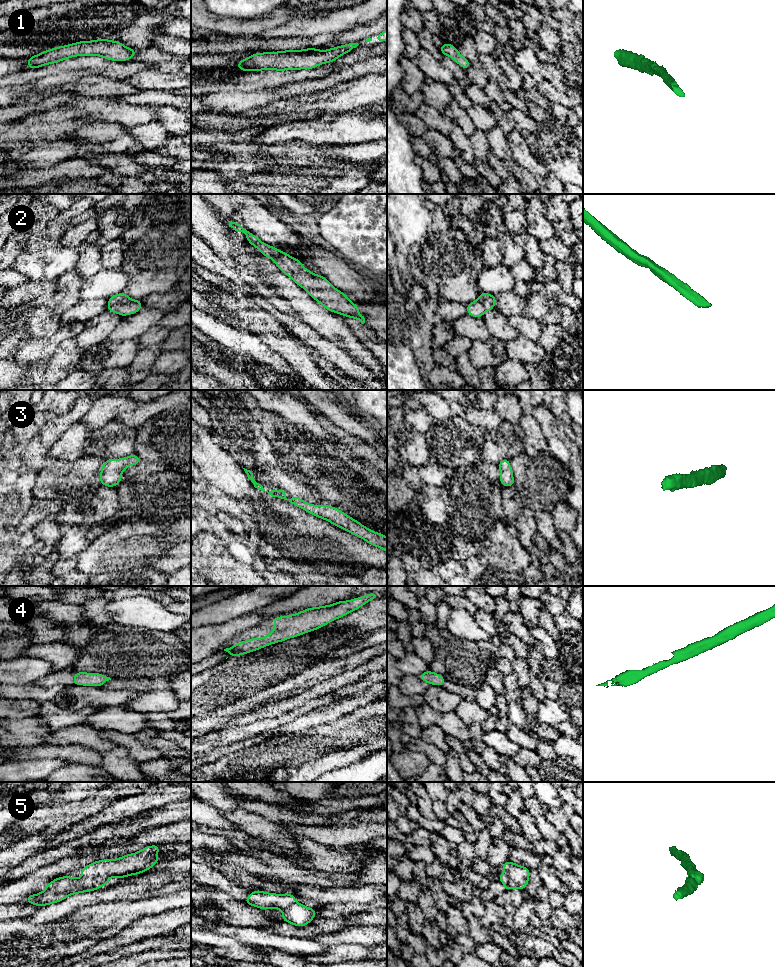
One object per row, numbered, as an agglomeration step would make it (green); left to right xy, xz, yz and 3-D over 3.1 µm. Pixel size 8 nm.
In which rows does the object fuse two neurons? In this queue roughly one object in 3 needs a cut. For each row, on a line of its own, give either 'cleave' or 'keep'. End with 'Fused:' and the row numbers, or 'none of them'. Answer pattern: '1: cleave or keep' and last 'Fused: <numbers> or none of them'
1: keep
2: keep
3: keep
4: keep
5: keep
Fused: none of them

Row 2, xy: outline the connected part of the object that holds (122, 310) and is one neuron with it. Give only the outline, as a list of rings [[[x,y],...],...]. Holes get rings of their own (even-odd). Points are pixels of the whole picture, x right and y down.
[[[125,292],[111,296],[108,303],[106,311],[118,313],[122,317],[135,314],[142,309],[142,300],[133,300]]]

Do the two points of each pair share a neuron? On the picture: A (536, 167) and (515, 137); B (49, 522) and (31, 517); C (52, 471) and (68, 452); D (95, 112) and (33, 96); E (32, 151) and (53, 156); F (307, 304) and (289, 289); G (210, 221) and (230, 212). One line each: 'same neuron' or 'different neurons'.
A: same neuron
B: different neurons
C: different neurons
D: different neurons
E: same neuron
F: same neuron
G: different neurons

